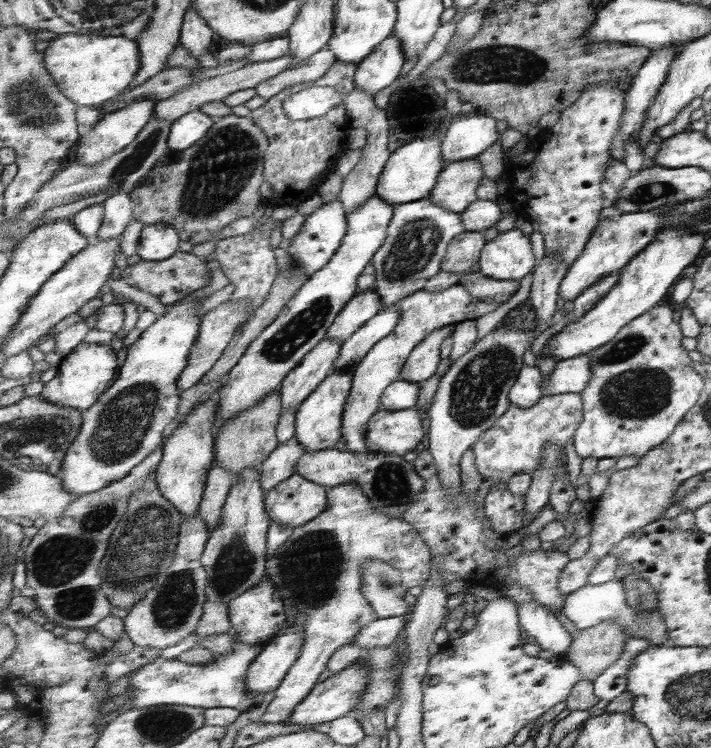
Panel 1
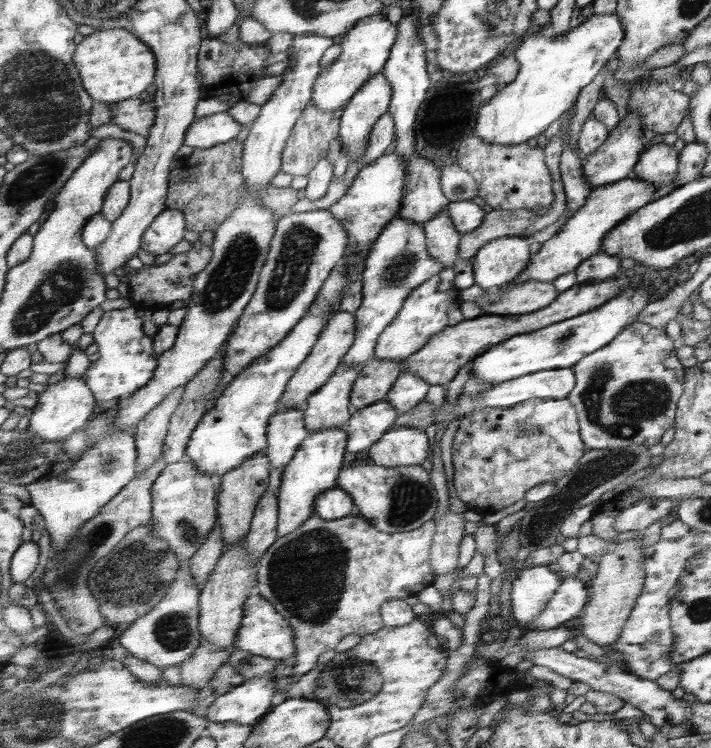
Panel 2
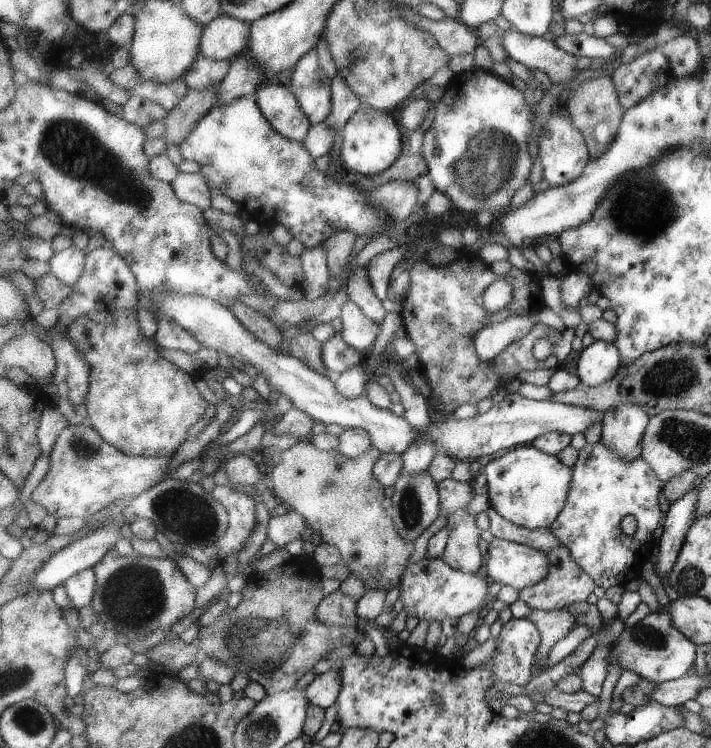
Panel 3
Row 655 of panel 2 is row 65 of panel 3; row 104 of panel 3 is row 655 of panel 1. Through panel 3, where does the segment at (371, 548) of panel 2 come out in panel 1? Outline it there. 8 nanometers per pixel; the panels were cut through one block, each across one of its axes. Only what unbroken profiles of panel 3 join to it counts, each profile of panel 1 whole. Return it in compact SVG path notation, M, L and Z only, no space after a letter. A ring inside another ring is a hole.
M349 482L331 487L327 499L327 510L307 525L297 527L267 564L273 574L267 578L275 580L288 616L301 620L306 642L298 662L275 690L275 698L262 716L261 721L266 723L290 720L295 709L320 683L319 678L334 654L353 643L363 627L378 619L362 590L362 566L369 559L384 560L402 570L405 575L402 584L406 589L426 585L432 572L431 547L421 534L402 518L389 518L377 510L359 484Z

